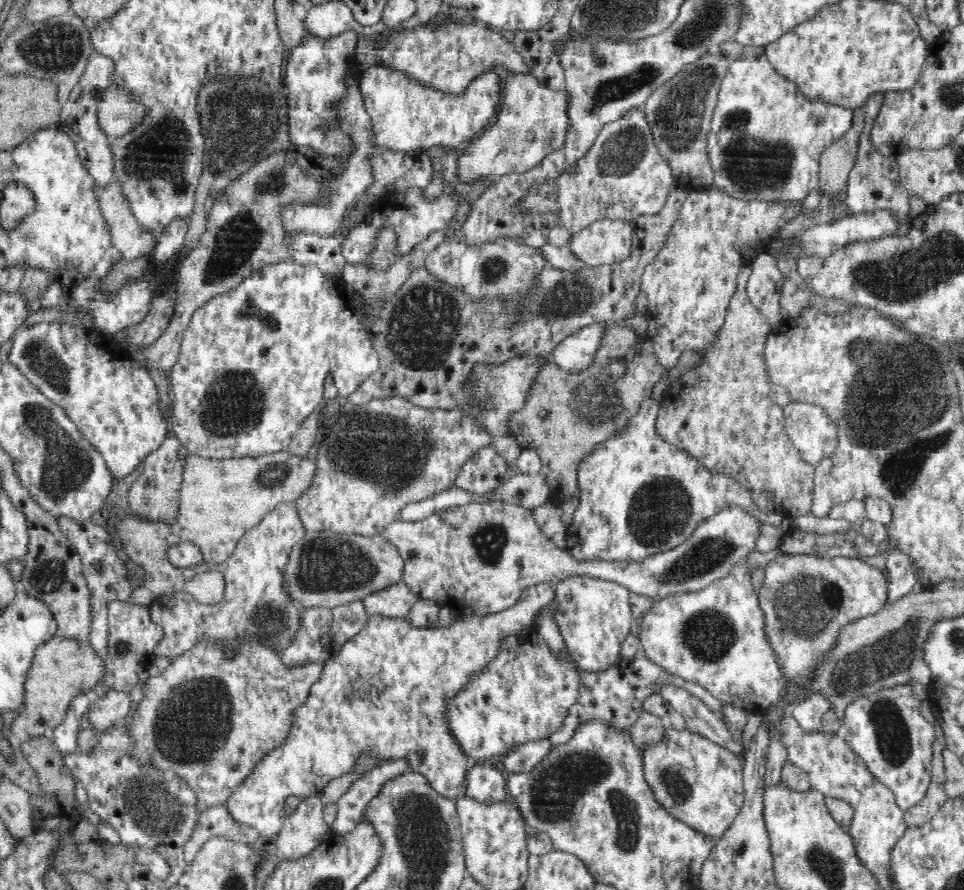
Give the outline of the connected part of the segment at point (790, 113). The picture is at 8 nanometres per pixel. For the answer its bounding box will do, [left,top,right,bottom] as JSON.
[708,54,852,202]

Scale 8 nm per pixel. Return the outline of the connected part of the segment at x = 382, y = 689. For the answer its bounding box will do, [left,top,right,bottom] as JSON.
[225,582,555,838]

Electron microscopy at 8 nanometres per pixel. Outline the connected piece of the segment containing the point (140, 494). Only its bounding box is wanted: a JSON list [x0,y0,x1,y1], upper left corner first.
[127,436,189,521]

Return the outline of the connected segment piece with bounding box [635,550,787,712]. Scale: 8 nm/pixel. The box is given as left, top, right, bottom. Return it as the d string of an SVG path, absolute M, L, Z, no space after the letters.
M778 550L766 553L750 552L733 567L730 577L711 583L700 592L677 593L656 601L652 612L635 628L645 656L669 674L698 684L718 700L733 703L748 712L762 712L781 699L787 686L787 676L768 639L767 616L761 608L758 592L752 586L752 570L765 570L777 560L779 554Z

